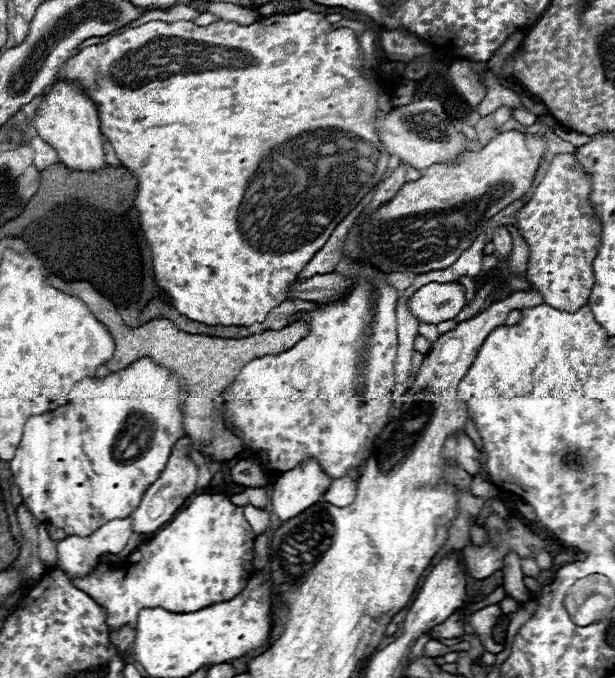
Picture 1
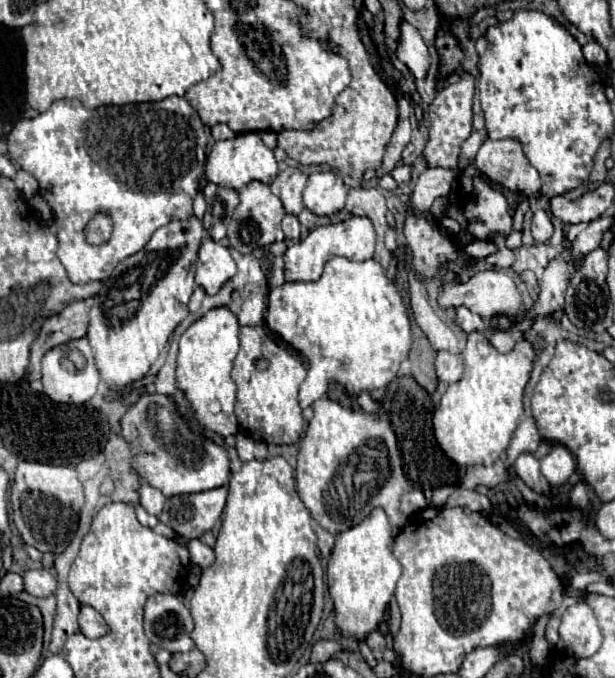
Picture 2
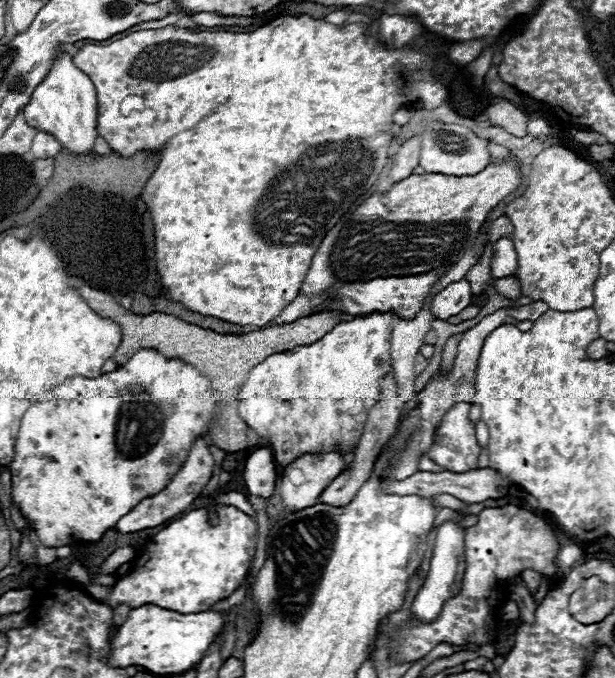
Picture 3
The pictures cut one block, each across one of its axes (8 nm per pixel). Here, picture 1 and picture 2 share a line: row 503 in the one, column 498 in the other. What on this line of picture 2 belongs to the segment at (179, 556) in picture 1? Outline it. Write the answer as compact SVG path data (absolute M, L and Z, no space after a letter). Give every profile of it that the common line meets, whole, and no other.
M474 178L474 188L478 200L464 208L464 214L470 220L468 232L480 240L492 238L494 232L508 236L512 228L512 216L508 214L506 196L500 190L492 190L492 186L482 178Z

